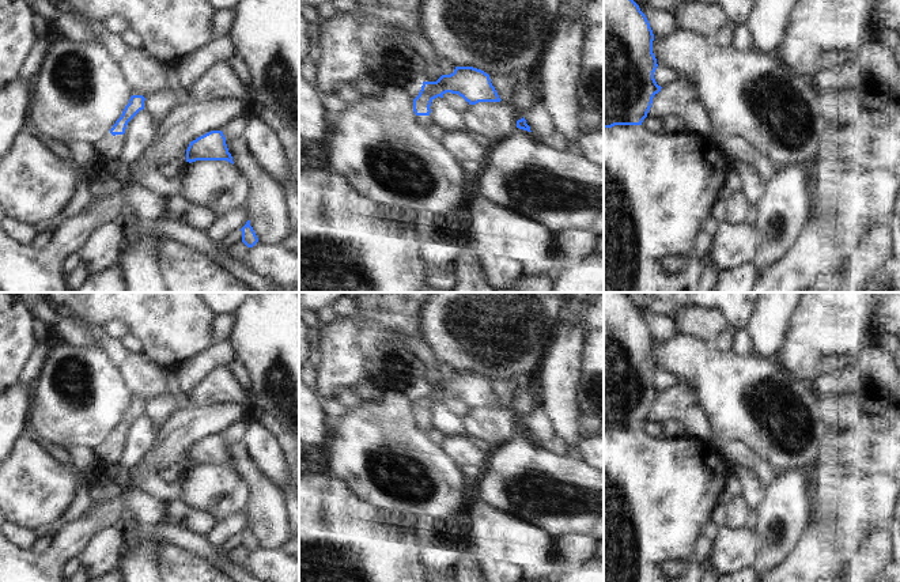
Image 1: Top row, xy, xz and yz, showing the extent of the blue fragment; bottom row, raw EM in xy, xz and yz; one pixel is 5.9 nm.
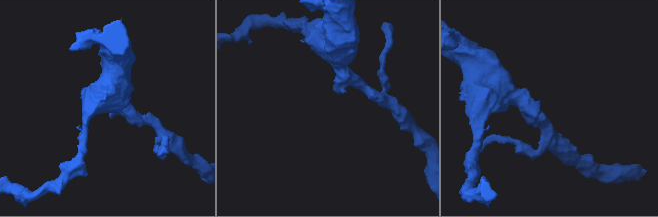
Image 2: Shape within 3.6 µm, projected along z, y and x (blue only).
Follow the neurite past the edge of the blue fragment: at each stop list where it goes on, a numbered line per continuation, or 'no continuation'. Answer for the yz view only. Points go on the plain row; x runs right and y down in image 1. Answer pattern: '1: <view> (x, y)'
no continuation

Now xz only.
1: xz (424, 426)

